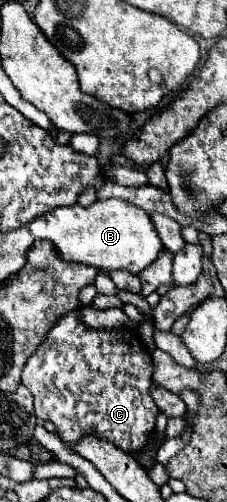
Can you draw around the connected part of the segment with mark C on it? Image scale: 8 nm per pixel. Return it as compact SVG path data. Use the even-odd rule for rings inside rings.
M70 311L70 315L62 317L42 341L38 351L28 359L22 371L22 385L34 395L34 413L38 421L52 421L58 437L66 445L76 445L86 435L96 435L112 443L114 447L134 453L140 451L150 433L154 431L156 417L160 409L156 407L150 387L152 387L152 357L150 351L140 343L138 333L130 329L106 331L106 329L90 329L82 323L82 311Z

